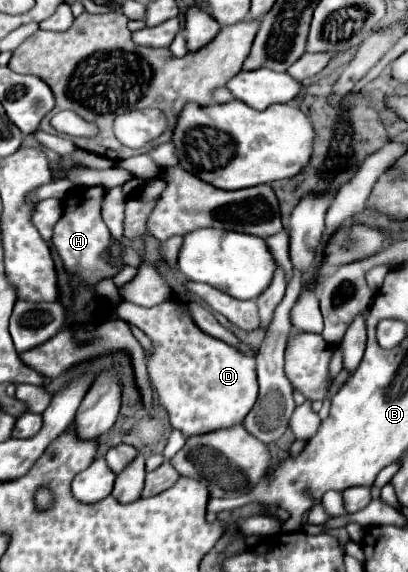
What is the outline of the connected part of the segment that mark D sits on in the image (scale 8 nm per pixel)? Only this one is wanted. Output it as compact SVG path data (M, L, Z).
M170 299L150 309L122 301L116 309L120 319L130 321L154 341L154 355L146 363L148 375L170 415L172 427L184 435L204 435L244 421L258 397L254 357L202 333L190 321L180 301Z

